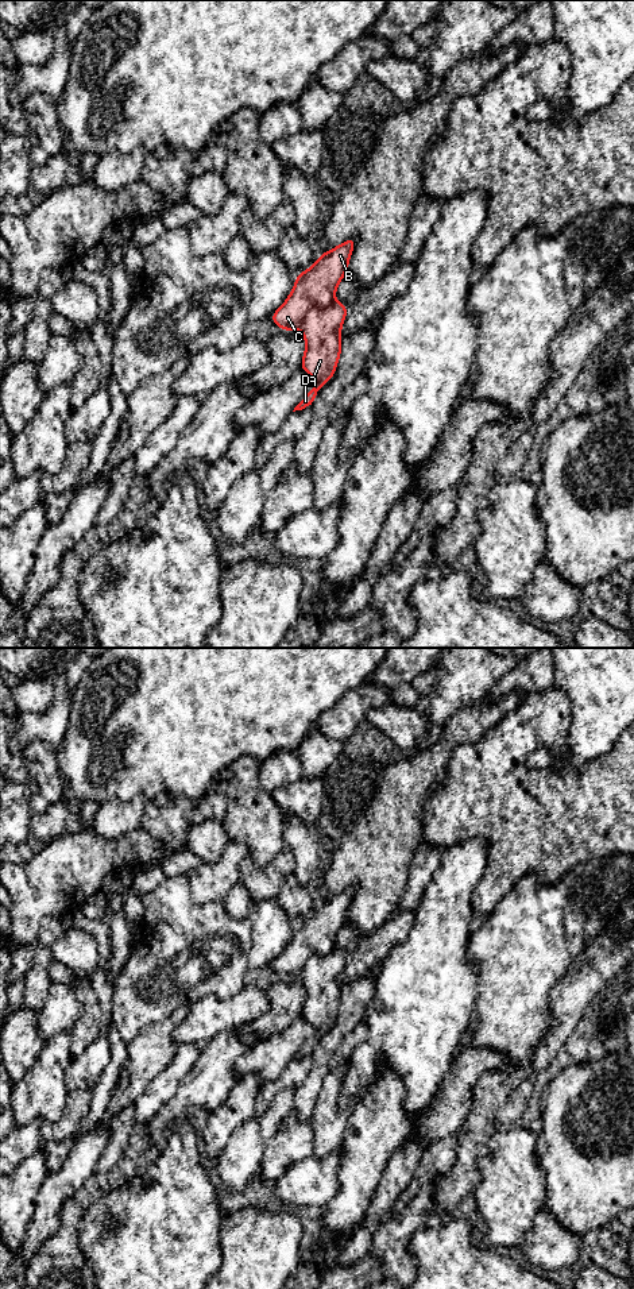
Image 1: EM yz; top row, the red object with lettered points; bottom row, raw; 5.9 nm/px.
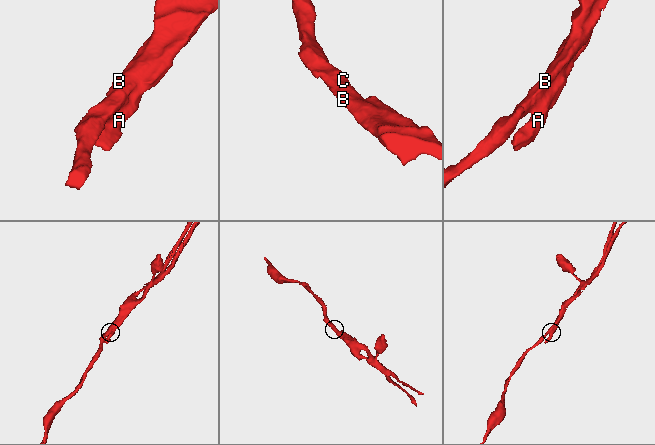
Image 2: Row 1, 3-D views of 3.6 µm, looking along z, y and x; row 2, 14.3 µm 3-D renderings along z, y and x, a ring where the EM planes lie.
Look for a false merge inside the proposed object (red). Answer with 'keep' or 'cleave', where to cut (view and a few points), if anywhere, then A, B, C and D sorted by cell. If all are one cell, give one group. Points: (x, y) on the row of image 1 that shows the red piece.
cleave; cut in yz along (335, 301), (325, 307), (313, 305), (298, 328); A D / B C

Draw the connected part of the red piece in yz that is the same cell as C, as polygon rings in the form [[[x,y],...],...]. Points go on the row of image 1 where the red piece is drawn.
[[[356,239],[321,254],[317,260],[295,277],[293,290],[285,302],[270,316],[281,331],[299,329],[308,310],[316,305],[326,308],[335,302],[336,290],[347,275]]]

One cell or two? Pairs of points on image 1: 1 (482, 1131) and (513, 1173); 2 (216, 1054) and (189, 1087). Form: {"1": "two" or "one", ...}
{"1": "two", "2": "one"}

